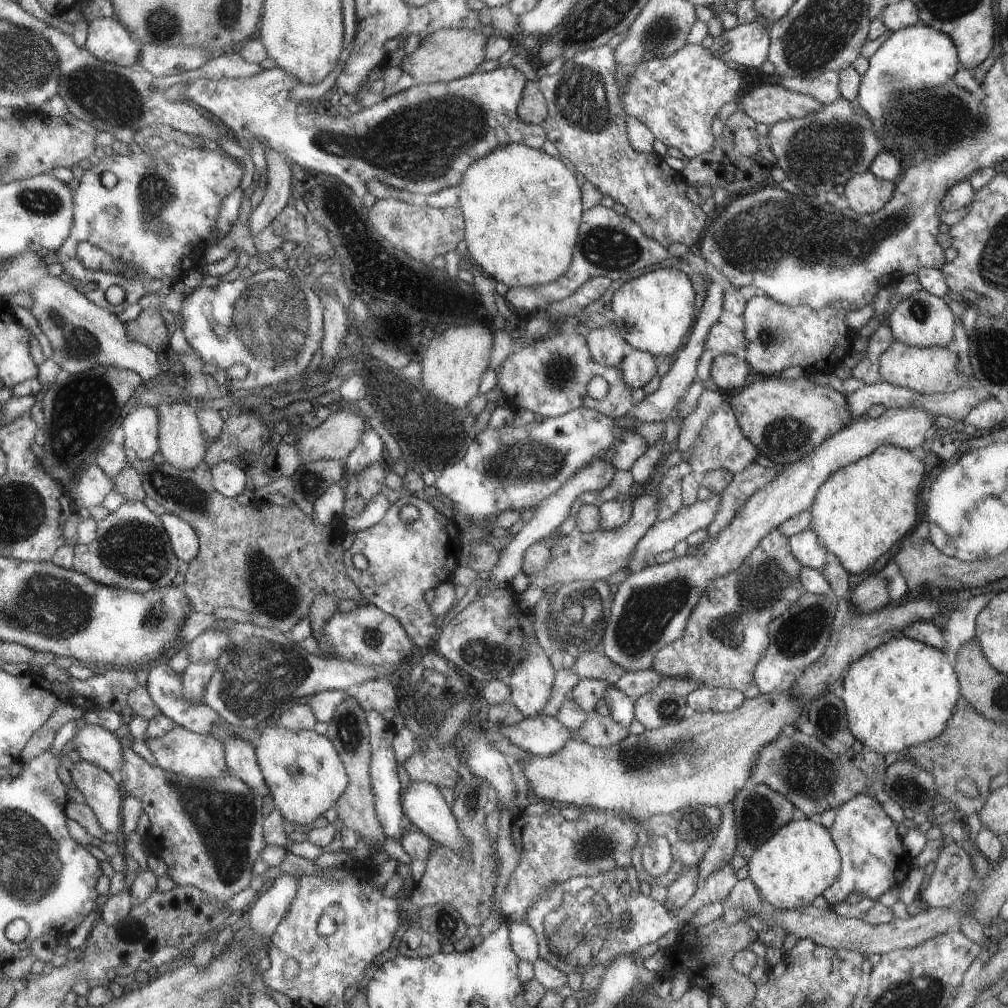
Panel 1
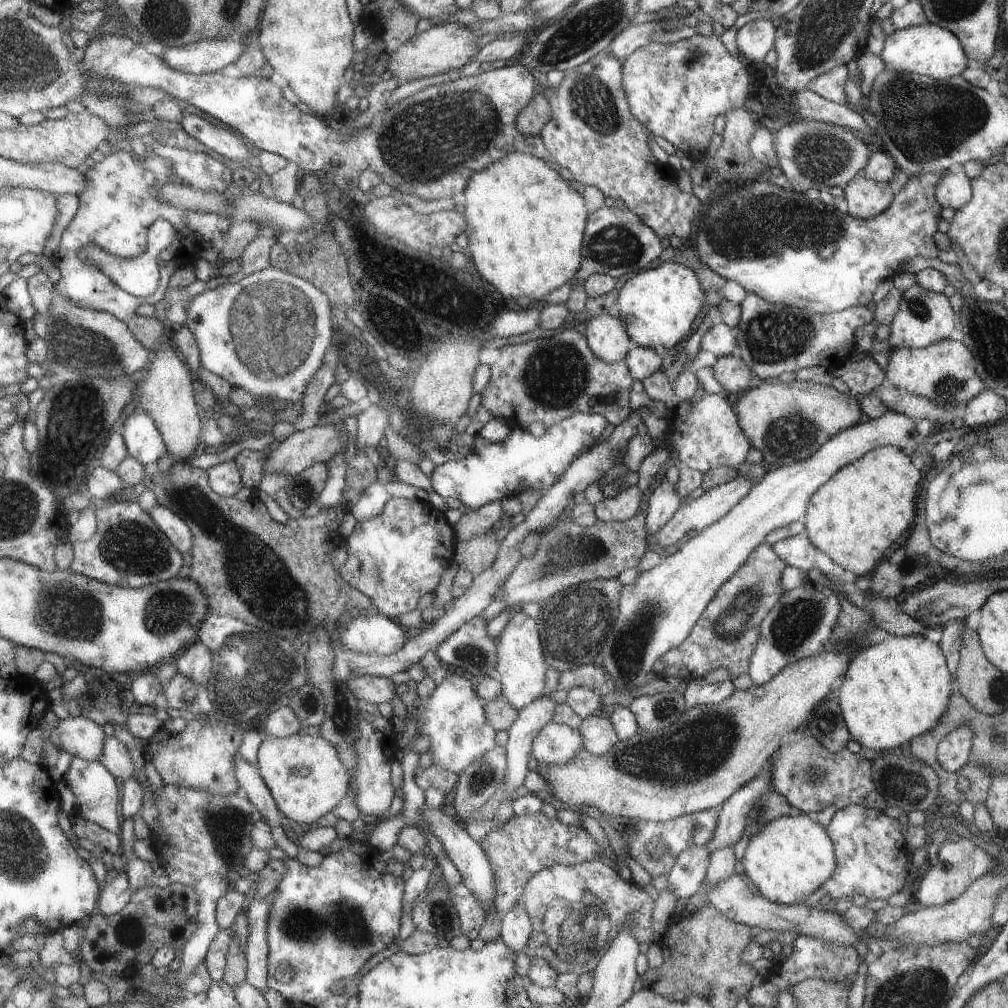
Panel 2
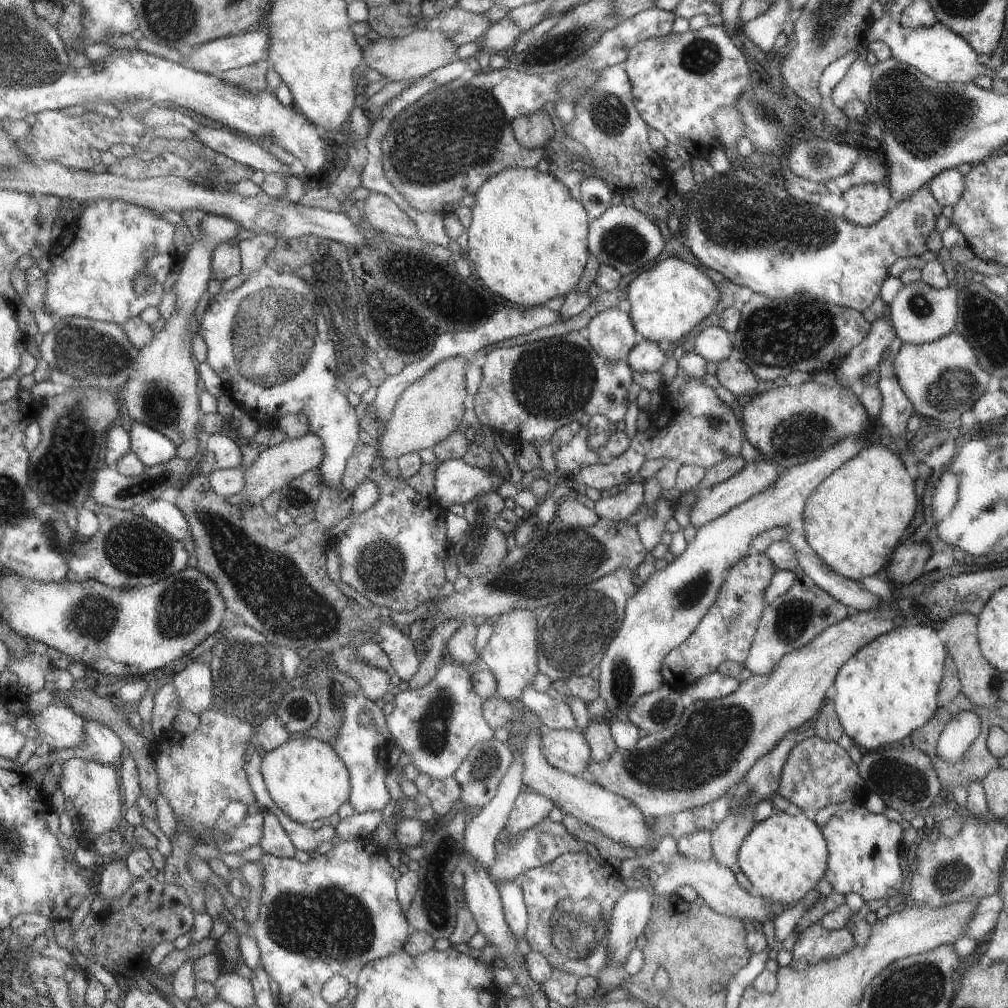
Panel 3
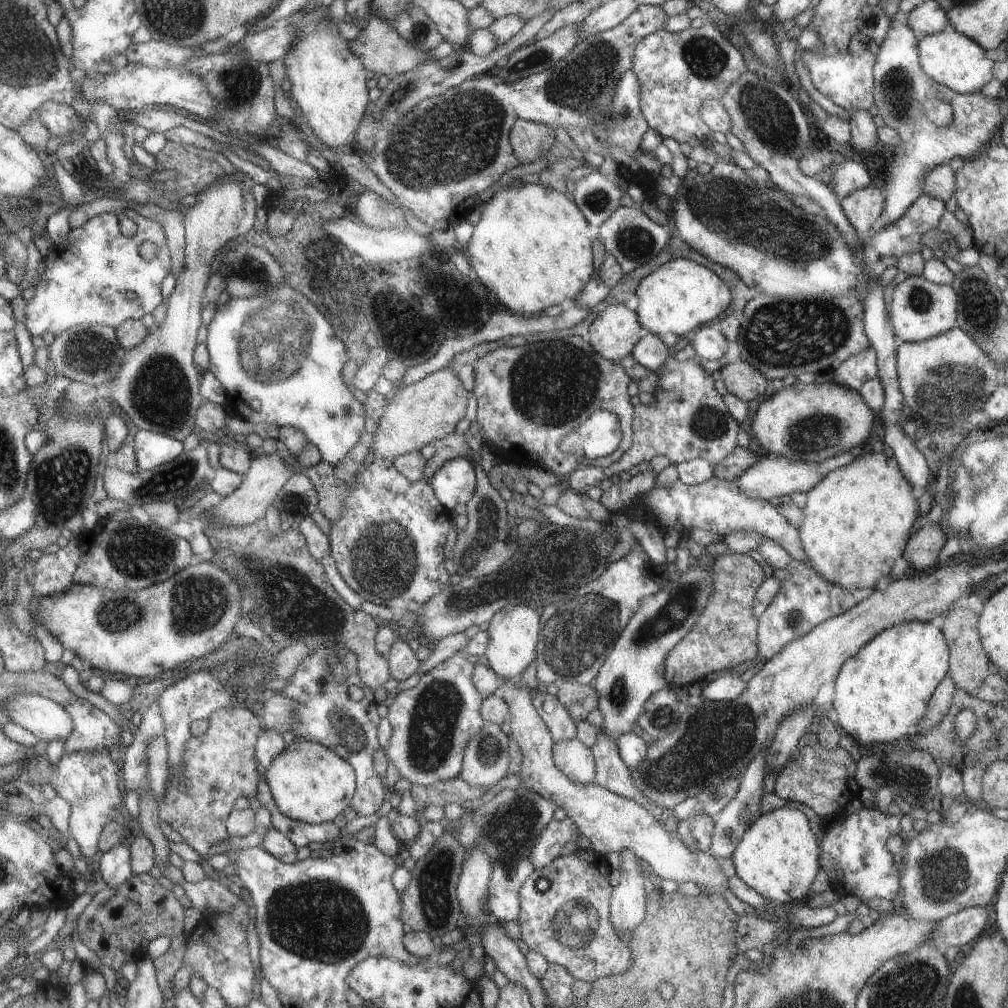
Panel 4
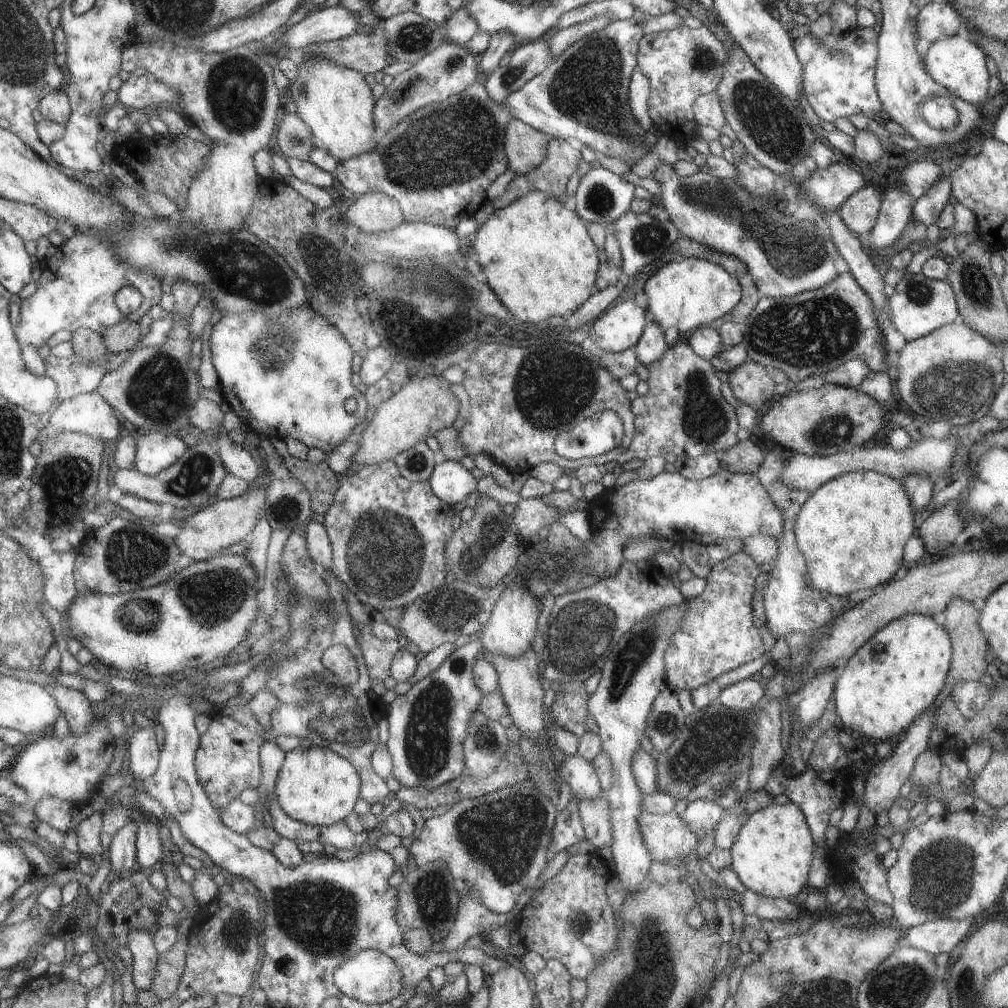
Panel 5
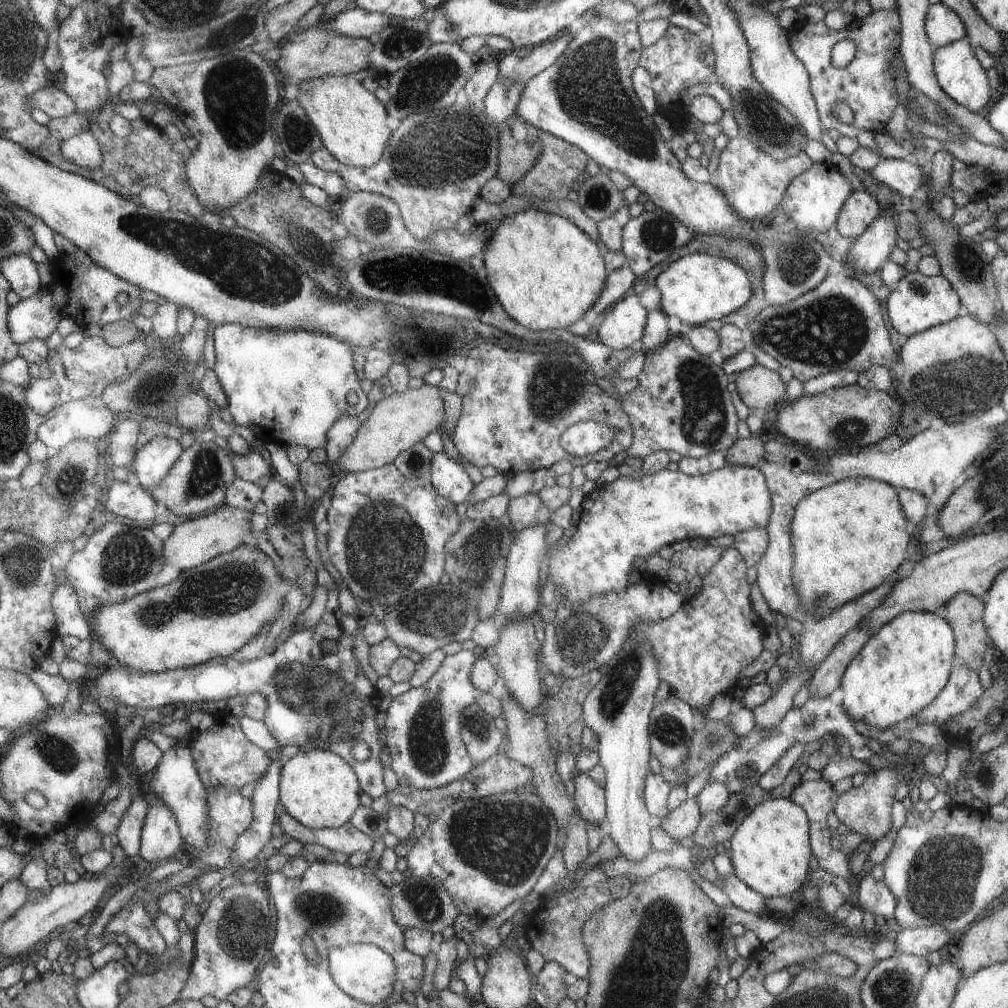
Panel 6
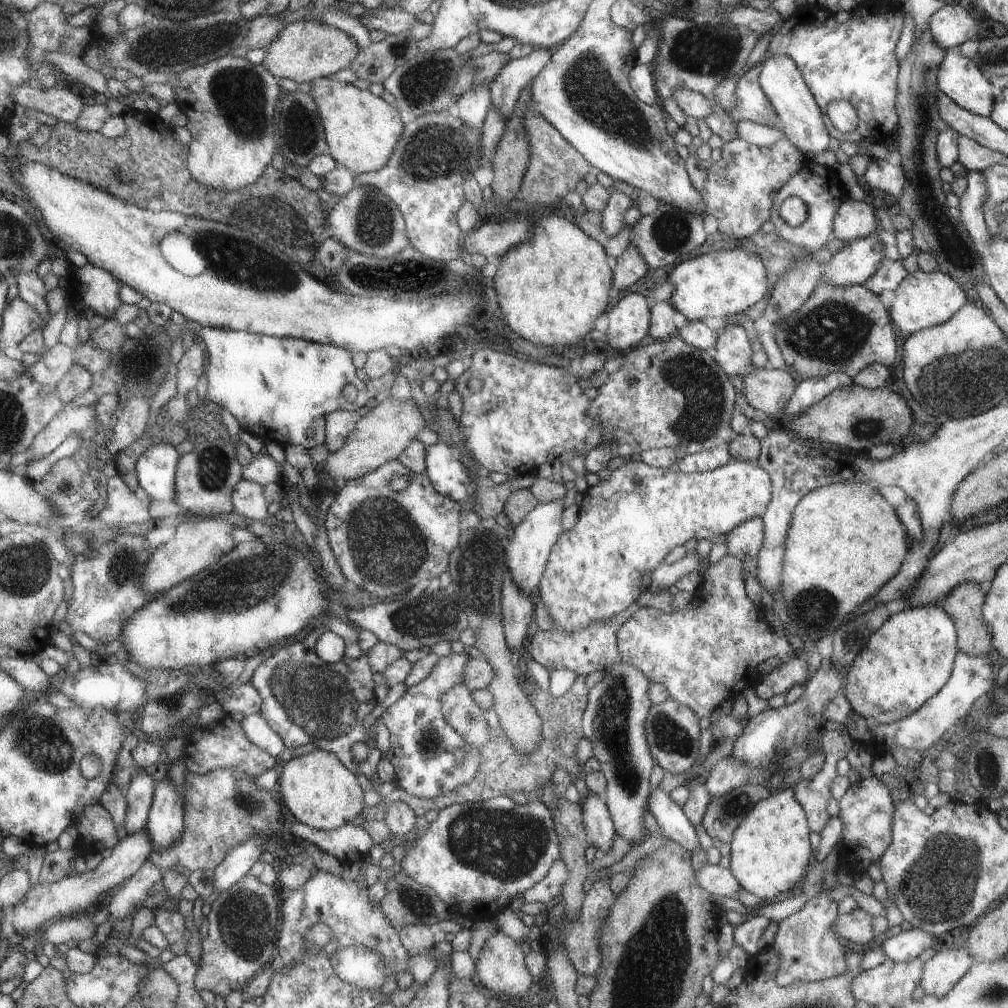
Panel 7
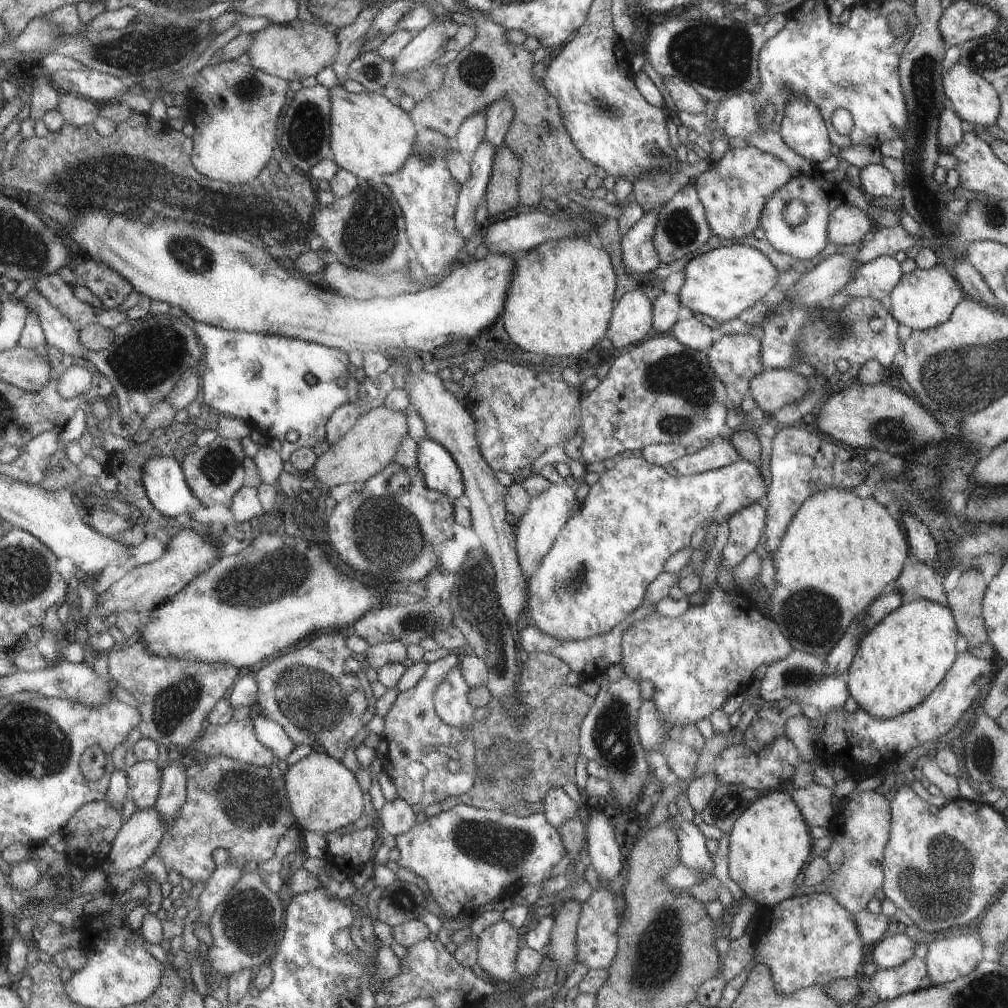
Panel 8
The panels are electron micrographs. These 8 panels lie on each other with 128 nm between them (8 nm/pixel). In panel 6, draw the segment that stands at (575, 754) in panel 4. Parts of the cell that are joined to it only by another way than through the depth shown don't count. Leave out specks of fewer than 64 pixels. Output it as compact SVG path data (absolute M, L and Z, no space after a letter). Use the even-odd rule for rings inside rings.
M586 772L574 774L576 792L573 796L580 817L588 826L605 825L606 804L604 788Z

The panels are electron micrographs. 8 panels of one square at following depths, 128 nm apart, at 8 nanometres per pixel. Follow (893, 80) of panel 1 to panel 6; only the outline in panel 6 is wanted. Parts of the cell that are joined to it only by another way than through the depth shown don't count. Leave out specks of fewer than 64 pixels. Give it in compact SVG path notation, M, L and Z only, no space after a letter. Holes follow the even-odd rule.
M966 36L957 42L938 48L933 54L933 68L942 91L957 104L974 113L987 106L991 96L987 70L980 65Z

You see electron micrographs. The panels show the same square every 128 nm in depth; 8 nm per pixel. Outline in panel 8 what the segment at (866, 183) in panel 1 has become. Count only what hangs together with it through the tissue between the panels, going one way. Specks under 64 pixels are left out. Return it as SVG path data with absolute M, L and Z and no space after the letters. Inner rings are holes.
M846 202L837 206L830 215L827 236L832 244L854 244L861 241L866 234L874 231L874 220L867 216L867 212Z

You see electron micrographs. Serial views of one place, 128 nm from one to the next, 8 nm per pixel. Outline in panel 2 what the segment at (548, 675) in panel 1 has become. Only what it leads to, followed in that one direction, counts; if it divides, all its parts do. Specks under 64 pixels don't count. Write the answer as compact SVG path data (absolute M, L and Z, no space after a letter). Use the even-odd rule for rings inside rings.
M522 611L514 614L505 630L497 637L496 676L501 682L501 694L513 708L520 711L538 700L545 688L549 667L545 664L537 619L530 618Z

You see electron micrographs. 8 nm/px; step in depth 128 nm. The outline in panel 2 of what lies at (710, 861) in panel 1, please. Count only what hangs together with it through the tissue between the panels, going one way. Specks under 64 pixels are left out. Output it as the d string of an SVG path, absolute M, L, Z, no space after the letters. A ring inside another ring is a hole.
M768 762L750 783L732 794L719 807L716 831L714 837L707 844L710 853L724 846L734 846L741 839L748 813L760 798L770 791L774 790L771 786L771 770L770 762Z

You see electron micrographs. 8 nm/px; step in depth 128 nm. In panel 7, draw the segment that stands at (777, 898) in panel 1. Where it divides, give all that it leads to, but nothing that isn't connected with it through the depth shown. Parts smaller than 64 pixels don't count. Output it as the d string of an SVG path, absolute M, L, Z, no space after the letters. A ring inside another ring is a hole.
M792 789L780 794L771 794L769 798L758 802L752 811L740 822L730 840L732 861L729 867L740 888L763 901L774 900L780 894L790 892L805 876L808 866L812 864L812 848L809 840L810 829L802 806L796 801Z

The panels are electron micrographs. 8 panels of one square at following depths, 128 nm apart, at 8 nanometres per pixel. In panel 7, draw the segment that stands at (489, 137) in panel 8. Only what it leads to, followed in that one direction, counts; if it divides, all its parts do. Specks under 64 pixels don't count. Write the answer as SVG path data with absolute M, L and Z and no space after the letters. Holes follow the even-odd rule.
M535 48L532 54L510 60L491 85L491 106L506 120L513 116L520 93L544 69L552 52Z

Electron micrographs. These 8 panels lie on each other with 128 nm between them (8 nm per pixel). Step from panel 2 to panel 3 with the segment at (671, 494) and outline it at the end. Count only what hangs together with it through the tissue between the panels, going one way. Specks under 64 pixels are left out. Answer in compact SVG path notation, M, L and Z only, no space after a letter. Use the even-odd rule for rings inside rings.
M660 497L656 500L655 505L656 516L648 515L634 527L648 553L661 542L662 536L665 534L666 522L675 515L675 507L672 501Z

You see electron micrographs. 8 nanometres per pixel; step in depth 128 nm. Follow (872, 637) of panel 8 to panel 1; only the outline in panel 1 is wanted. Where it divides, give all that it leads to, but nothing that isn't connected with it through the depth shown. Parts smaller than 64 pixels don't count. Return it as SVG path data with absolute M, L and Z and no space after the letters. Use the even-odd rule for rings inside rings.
M896 634L849 666L838 693L845 706L847 723L854 738L860 740L866 749L882 756L934 740L946 730L946 724L950 722L961 697L953 657L946 651L932 648L910 637L898 638Z

